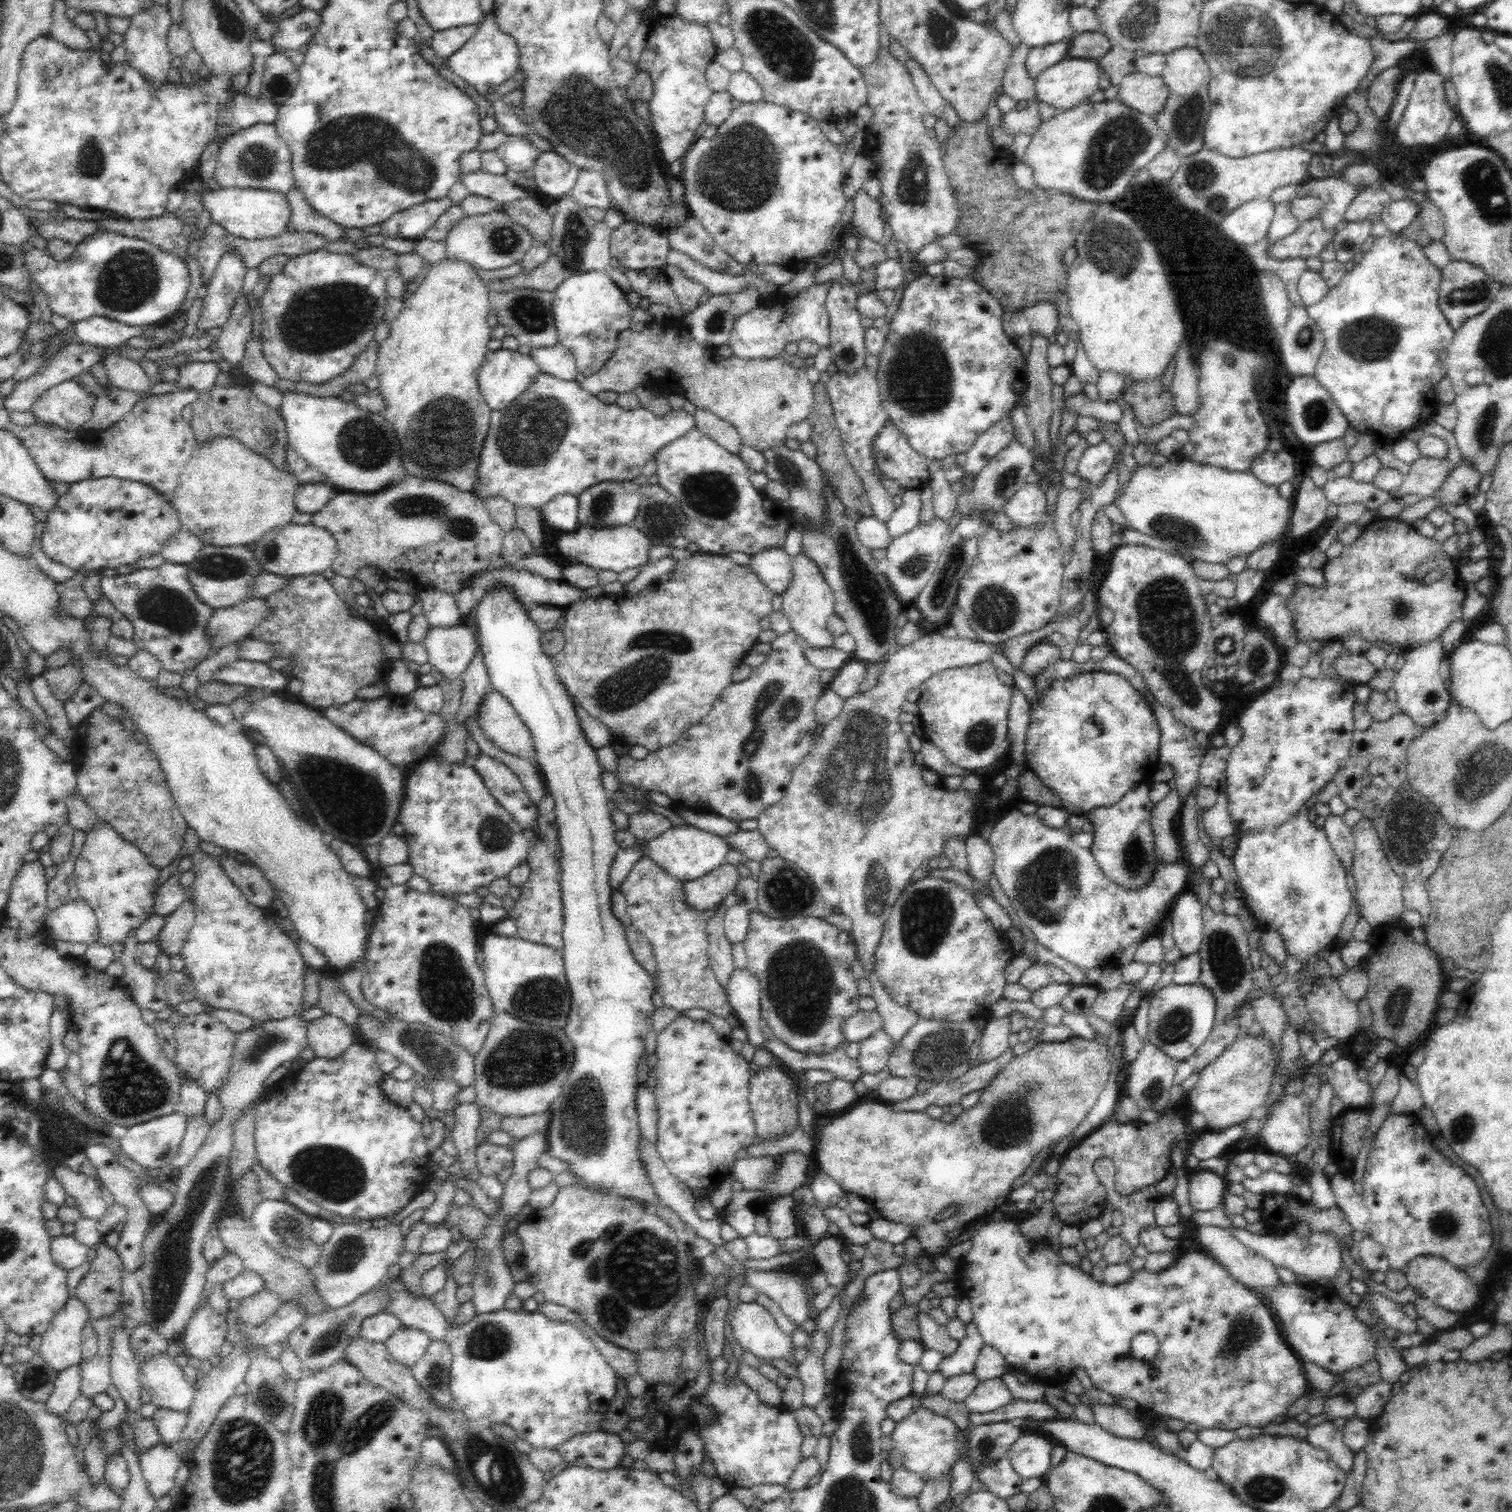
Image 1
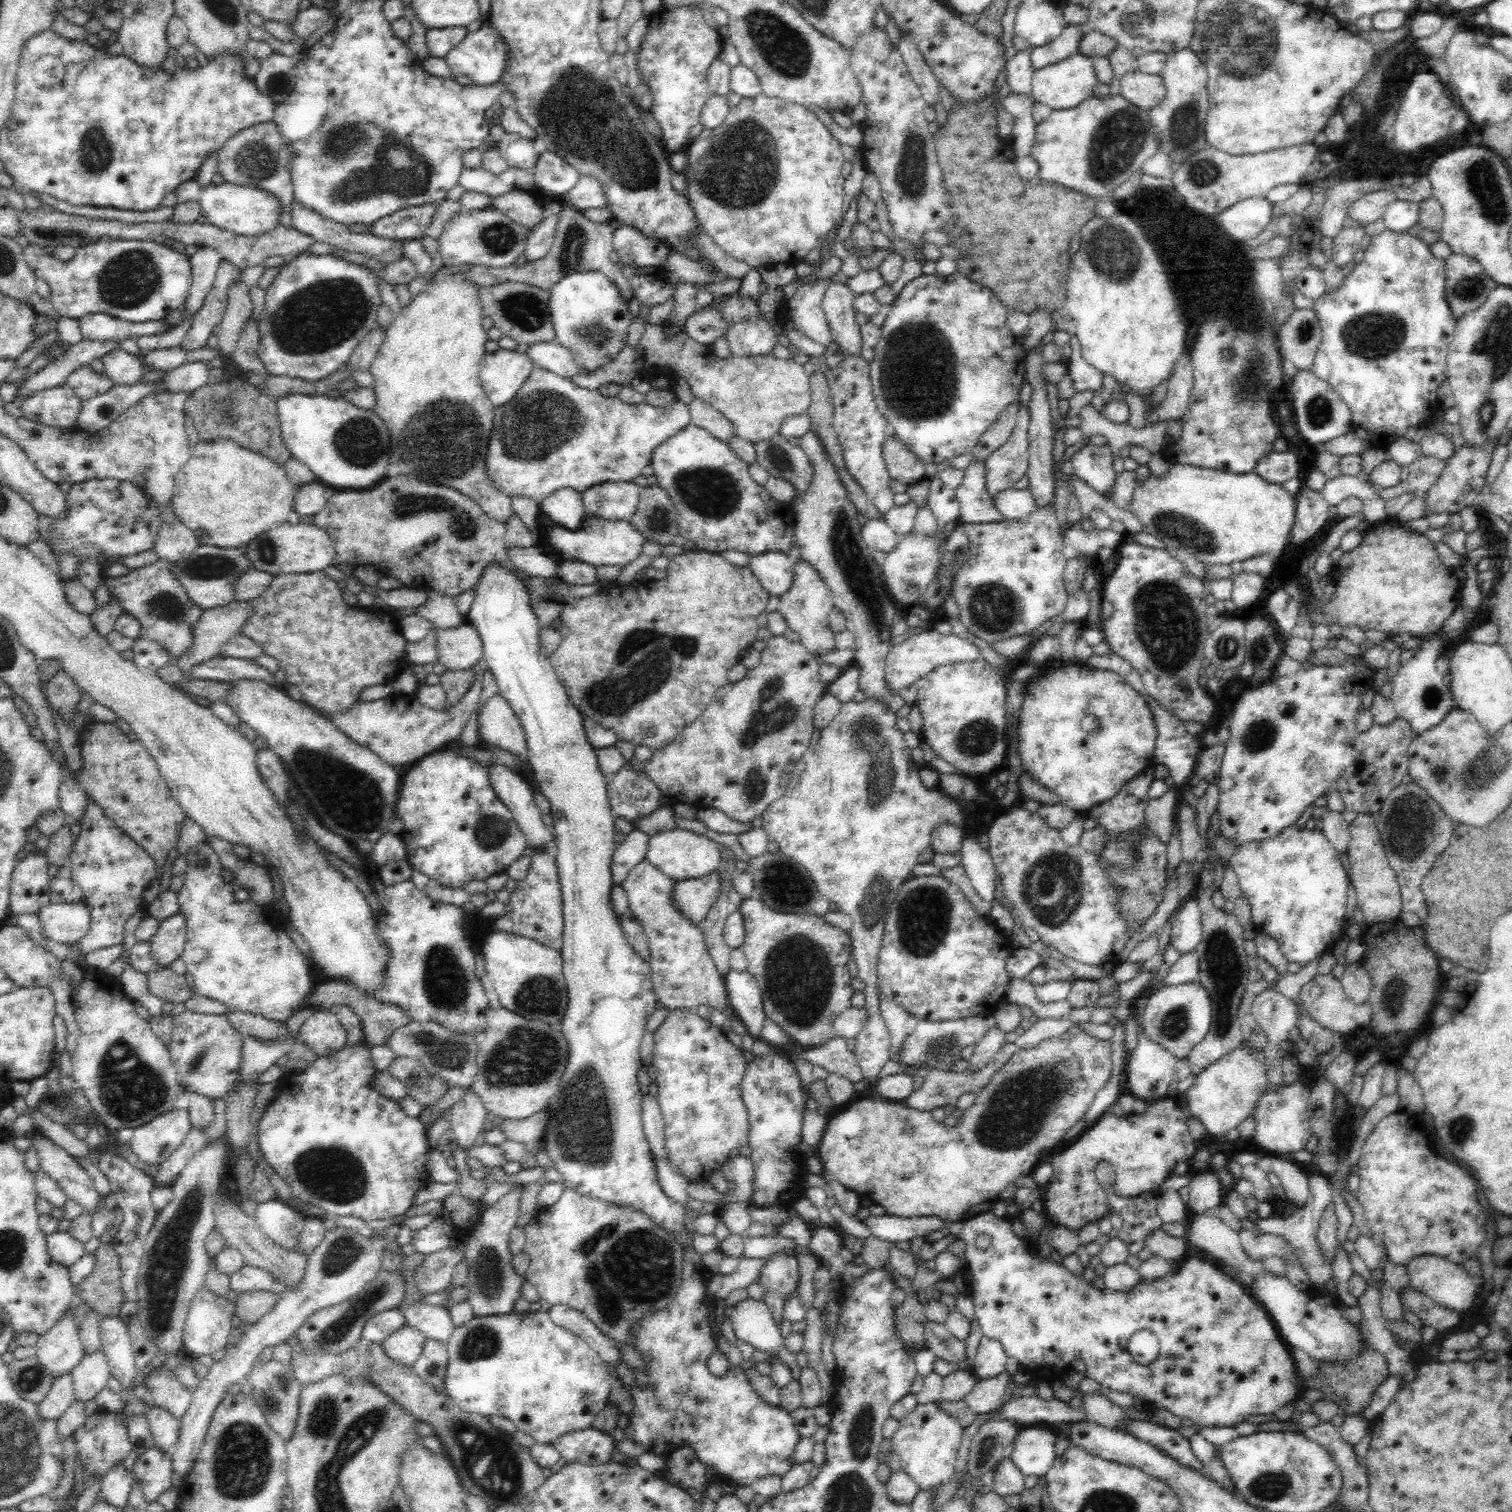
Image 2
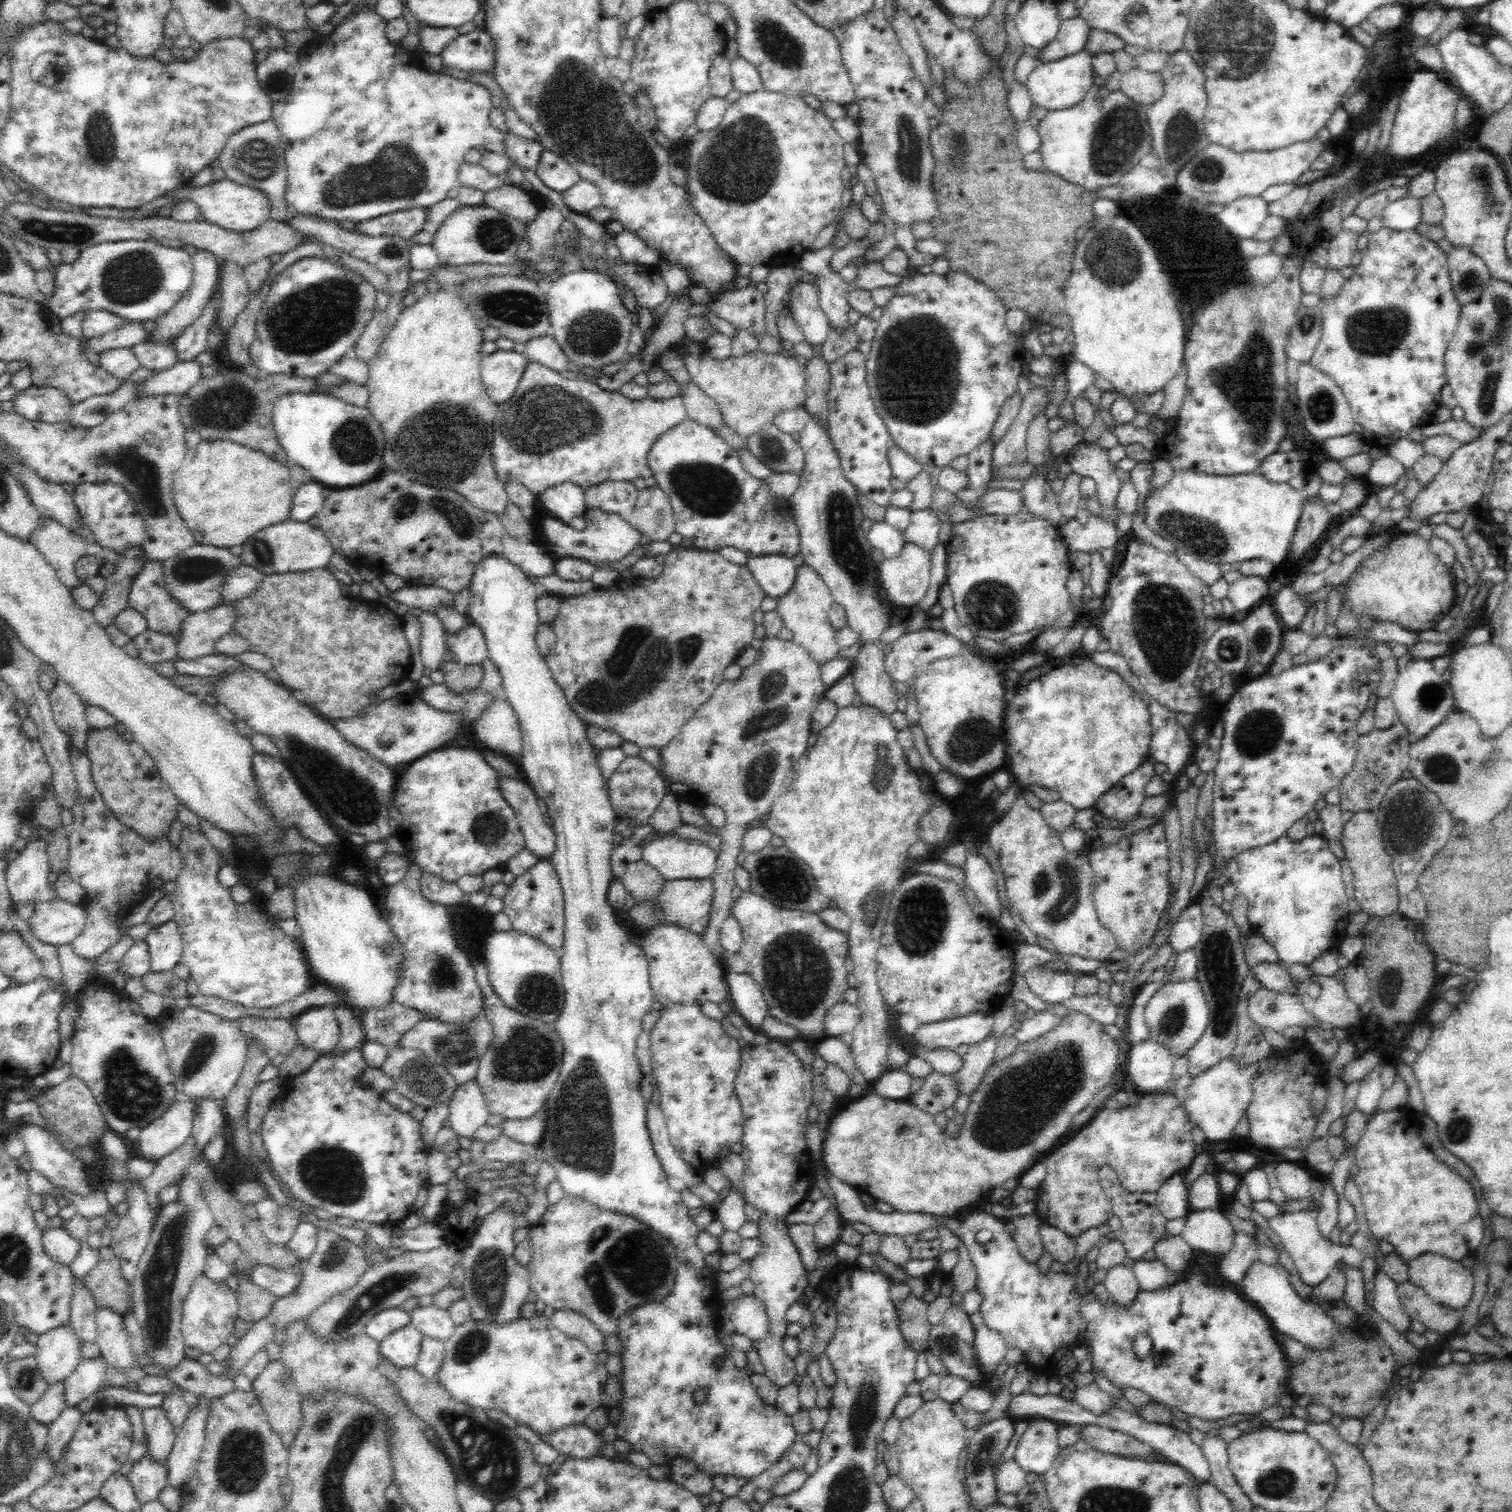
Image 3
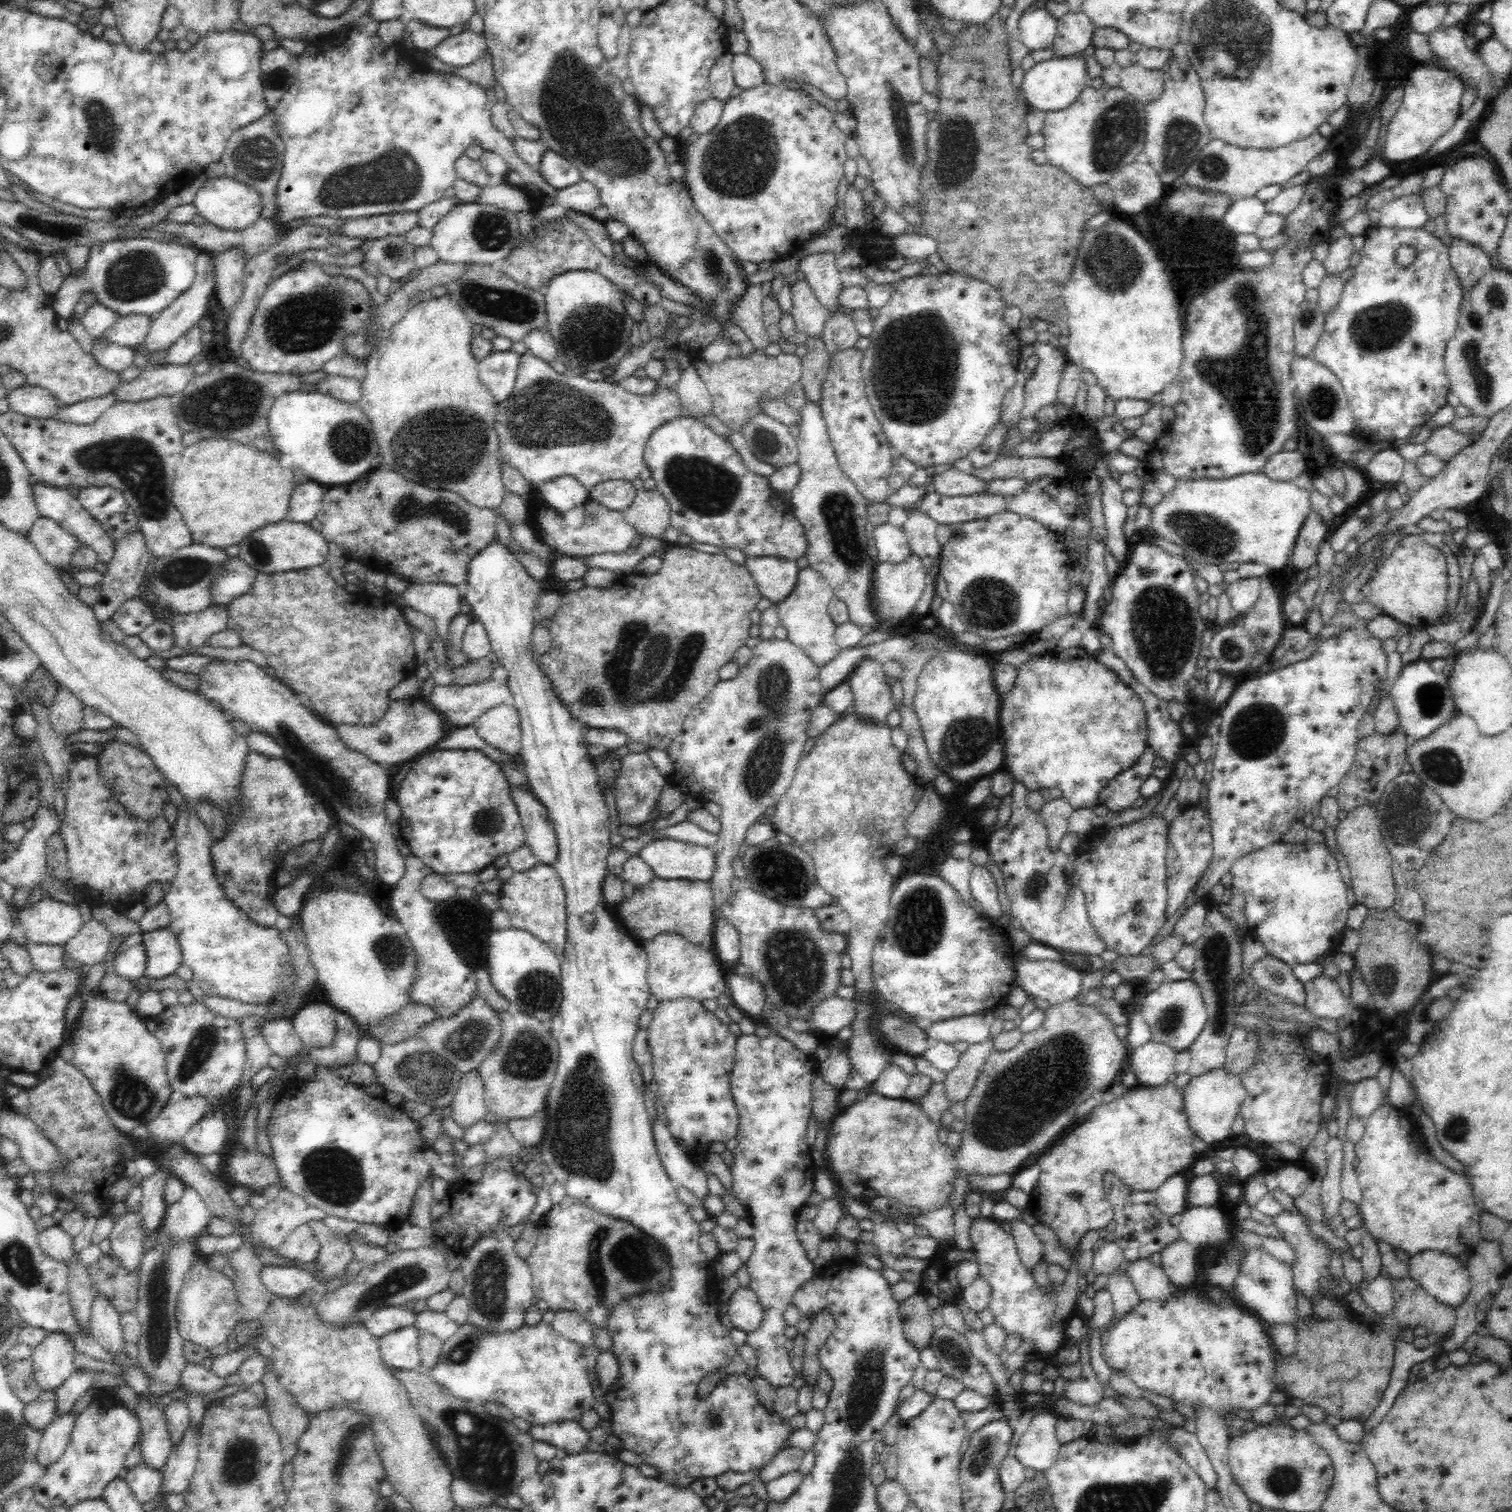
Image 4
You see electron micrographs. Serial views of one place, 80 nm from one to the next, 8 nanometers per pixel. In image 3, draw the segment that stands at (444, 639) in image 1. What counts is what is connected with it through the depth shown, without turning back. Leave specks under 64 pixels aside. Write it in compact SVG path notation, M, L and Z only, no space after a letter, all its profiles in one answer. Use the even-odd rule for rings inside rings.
M470 624L458 634L448 633L446 647L450 648L455 663L460 665L478 665L488 656L488 646L480 627Z

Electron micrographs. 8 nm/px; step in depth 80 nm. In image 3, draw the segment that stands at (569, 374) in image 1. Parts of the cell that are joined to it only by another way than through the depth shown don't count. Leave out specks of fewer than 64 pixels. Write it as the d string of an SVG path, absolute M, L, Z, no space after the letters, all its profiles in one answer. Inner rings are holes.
M552 333L546 336L536 336L525 342L523 354L532 362L539 362L542 366L550 367L556 372L569 369L577 372L580 369L578 365L570 362Z

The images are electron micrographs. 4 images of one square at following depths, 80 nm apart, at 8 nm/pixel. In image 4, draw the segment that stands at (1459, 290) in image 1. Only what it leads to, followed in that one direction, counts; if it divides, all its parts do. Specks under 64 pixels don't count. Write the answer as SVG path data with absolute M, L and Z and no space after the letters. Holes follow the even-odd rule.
M1454 238L1448 246L1449 261L1455 270L1464 294L1478 284L1484 270L1491 267L1491 259L1481 248L1461 238Z

